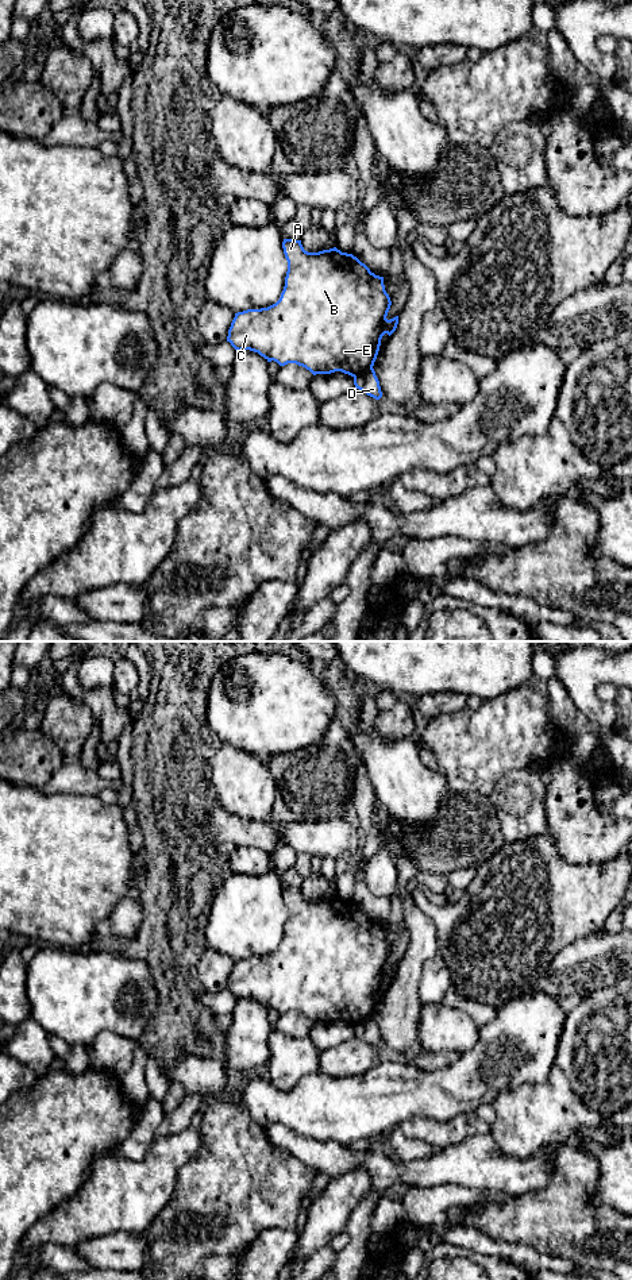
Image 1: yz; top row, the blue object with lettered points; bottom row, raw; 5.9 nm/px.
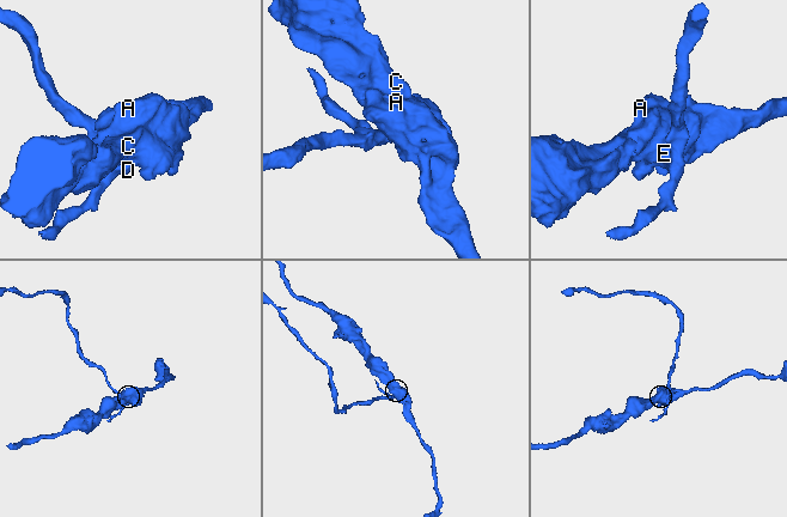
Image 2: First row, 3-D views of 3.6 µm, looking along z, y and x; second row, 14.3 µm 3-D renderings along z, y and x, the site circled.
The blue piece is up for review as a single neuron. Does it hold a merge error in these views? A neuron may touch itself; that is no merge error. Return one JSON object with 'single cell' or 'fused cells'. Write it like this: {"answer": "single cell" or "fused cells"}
{"answer": "fused cells"}

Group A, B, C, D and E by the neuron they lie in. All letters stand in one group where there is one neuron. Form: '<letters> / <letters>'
A B C E / D

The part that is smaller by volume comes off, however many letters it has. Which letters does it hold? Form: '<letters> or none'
D

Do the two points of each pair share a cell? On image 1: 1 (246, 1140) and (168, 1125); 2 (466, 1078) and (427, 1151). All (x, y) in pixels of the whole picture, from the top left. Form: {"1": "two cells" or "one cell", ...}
{"1": "two cells", "2": "two cells"}

